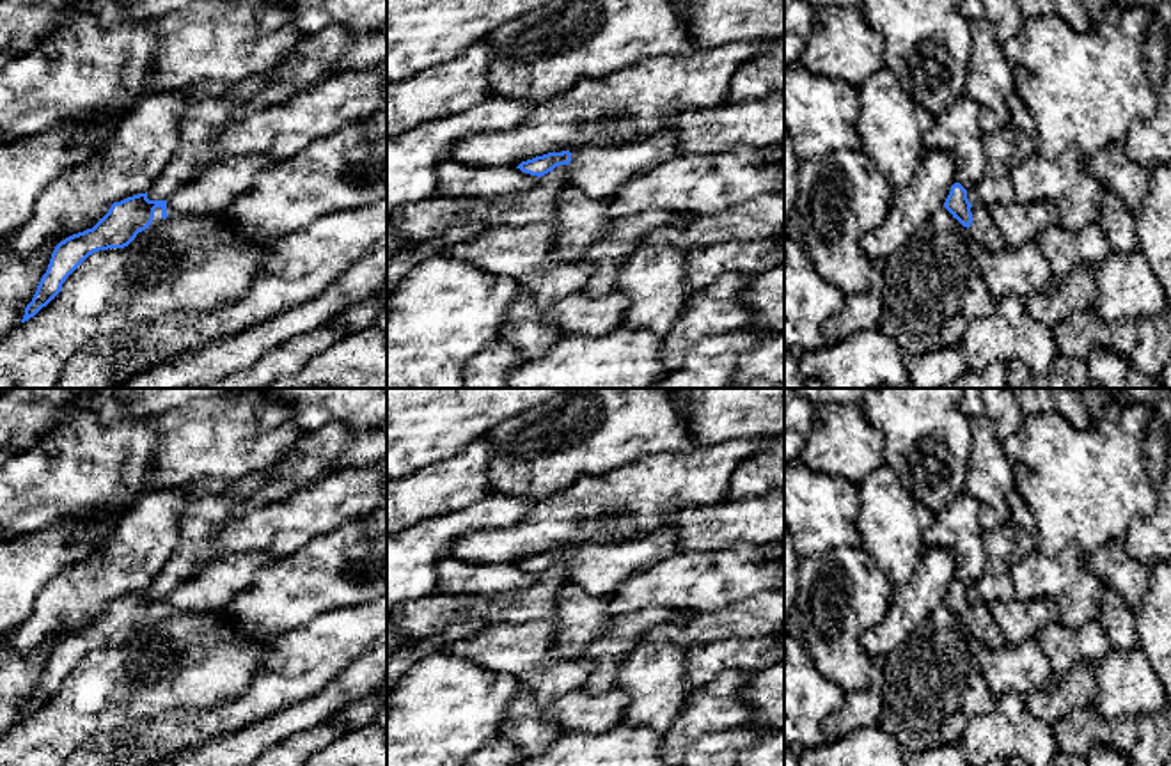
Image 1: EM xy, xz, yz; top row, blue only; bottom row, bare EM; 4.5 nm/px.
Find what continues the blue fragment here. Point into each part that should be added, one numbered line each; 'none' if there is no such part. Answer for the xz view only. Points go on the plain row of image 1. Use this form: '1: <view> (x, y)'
1: xz (598, 570)

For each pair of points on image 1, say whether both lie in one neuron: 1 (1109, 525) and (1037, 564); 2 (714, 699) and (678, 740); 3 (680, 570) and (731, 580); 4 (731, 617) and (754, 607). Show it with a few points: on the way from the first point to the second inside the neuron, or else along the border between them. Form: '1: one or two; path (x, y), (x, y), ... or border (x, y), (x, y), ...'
1: two; border (1037, 548), (1058, 554), (1074, 543), (1084, 564)
2: two; border (680, 720), (692, 738), (730, 729)
3: one; path (692, 578), (719, 578)
4: one; path (737, 617), (744, 617), (749, 612)

